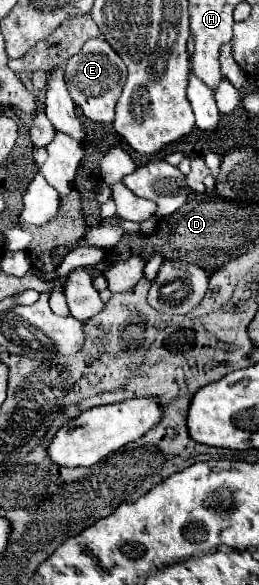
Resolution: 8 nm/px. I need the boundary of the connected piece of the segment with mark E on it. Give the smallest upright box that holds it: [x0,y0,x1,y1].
[64,38,126,122]

